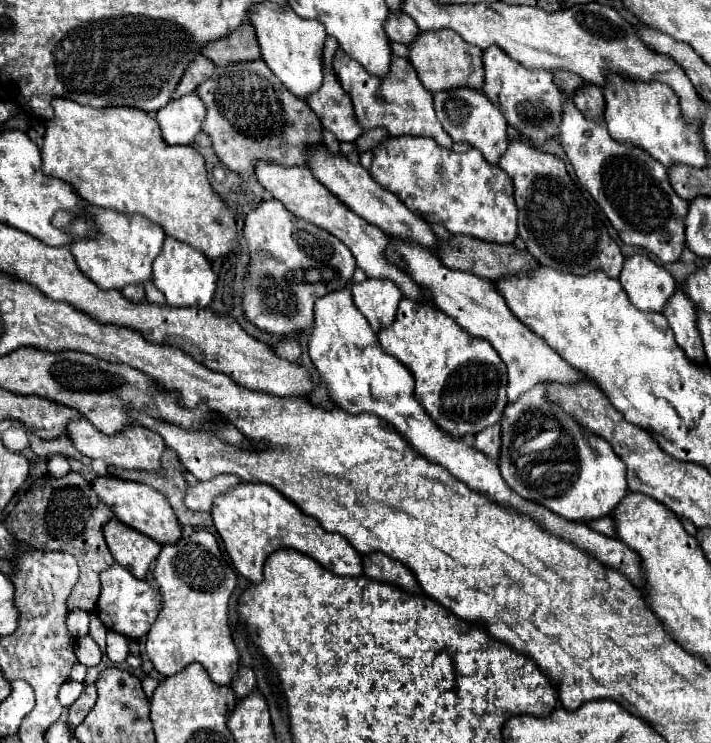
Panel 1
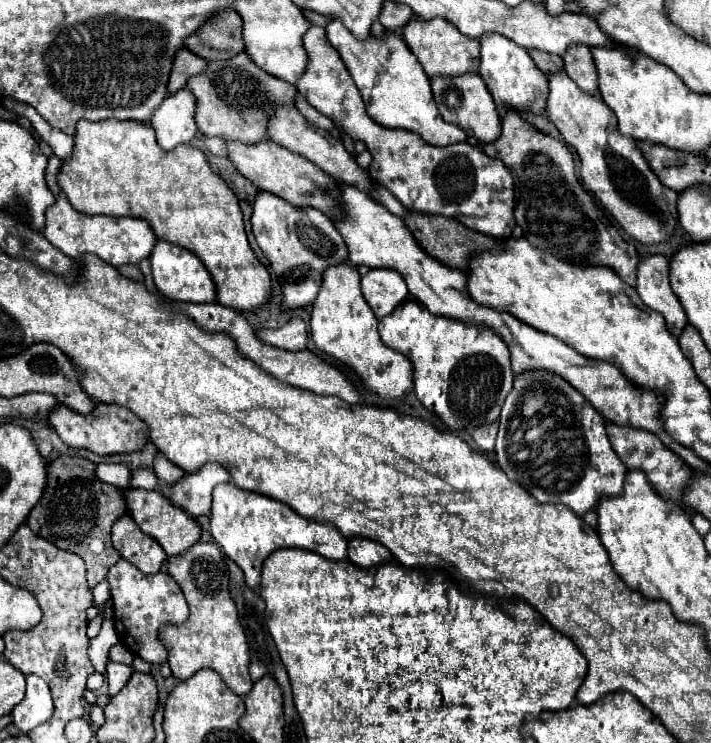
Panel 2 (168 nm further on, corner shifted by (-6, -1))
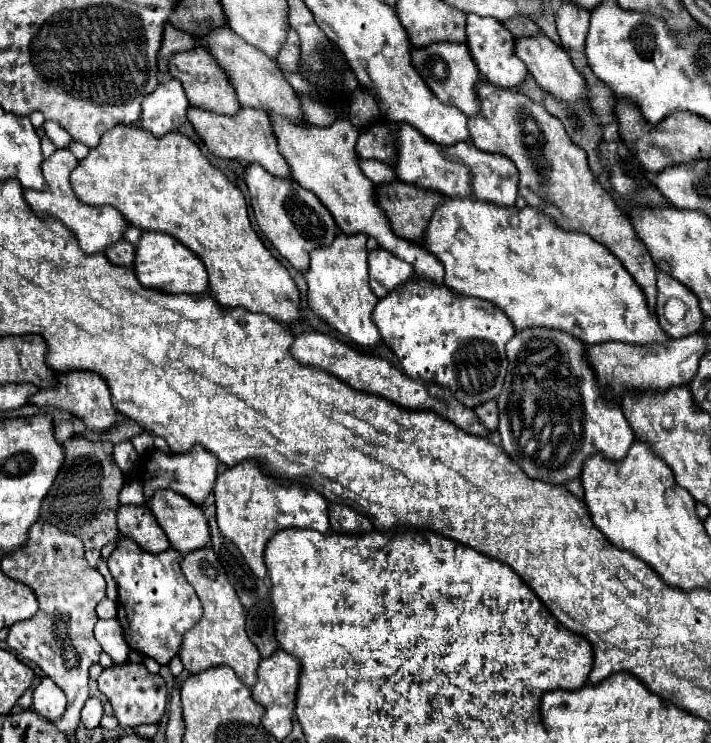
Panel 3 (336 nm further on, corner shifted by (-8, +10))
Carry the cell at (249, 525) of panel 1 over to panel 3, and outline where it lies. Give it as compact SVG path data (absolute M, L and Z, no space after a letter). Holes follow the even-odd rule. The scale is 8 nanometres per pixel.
M243 461L235 467L225 469L215 483L217 491L217 523L221 533L231 539L243 553L251 571L263 579L267 567L263 561L263 551L267 541L281 529L301 527L319 533L329 531L329 503L321 493L313 493L307 485L297 485L295 481L277 481L269 477L259 461Z

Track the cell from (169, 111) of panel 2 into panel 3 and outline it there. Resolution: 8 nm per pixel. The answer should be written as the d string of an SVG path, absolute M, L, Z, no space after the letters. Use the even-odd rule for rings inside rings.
M177 79L159 83L141 105L141 129L155 137L163 137L165 133L173 131L177 119L187 119L187 103L185 91Z

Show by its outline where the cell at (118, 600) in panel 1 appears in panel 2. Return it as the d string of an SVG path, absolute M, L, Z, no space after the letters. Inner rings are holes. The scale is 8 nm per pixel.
M123 558L115 566L109 568L107 582L111 588L111 600L113 600L113 624L119 634L121 644L125 644L133 654L141 656L143 660L147 660L151 664L165 662L167 652L157 638L159 626L165 622L181 624L189 616L189 606L185 602L181 588L177 586L177 582L165 572L147 576Z

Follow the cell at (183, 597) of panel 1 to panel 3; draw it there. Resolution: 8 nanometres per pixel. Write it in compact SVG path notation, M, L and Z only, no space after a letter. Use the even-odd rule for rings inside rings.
M203 547L203 549L187 553L183 557L181 569L205 609L203 619L191 631L187 631L183 637L179 659L183 661L185 669L189 673L201 673L209 667L229 665L247 687L253 687L257 681L257 667L259 667L261 655L259 655L259 649L249 641L249 637L245 633L243 605L239 603L239 597L237 597L233 585L229 583L213 549Z

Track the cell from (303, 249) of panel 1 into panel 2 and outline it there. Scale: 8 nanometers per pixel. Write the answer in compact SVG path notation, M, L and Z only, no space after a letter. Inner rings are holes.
M271 192L257 194L257 200L253 204L251 228L259 248L267 256L271 270L277 276L277 282L283 292L281 308L285 312L311 306L323 284L325 268L349 260L349 252L339 230L323 212L315 208L291 206Z

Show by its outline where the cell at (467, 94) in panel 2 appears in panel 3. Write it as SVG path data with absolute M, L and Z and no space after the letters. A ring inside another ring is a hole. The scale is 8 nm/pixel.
M433 43L425 47L411 47L411 61L417 69L417 73L423 77L427 87L447 105L459 107L465 115L477 115L479 101L475 93L475 83L479 81L477 65L473 65L473 59L469 55L469 49L465 43Z

